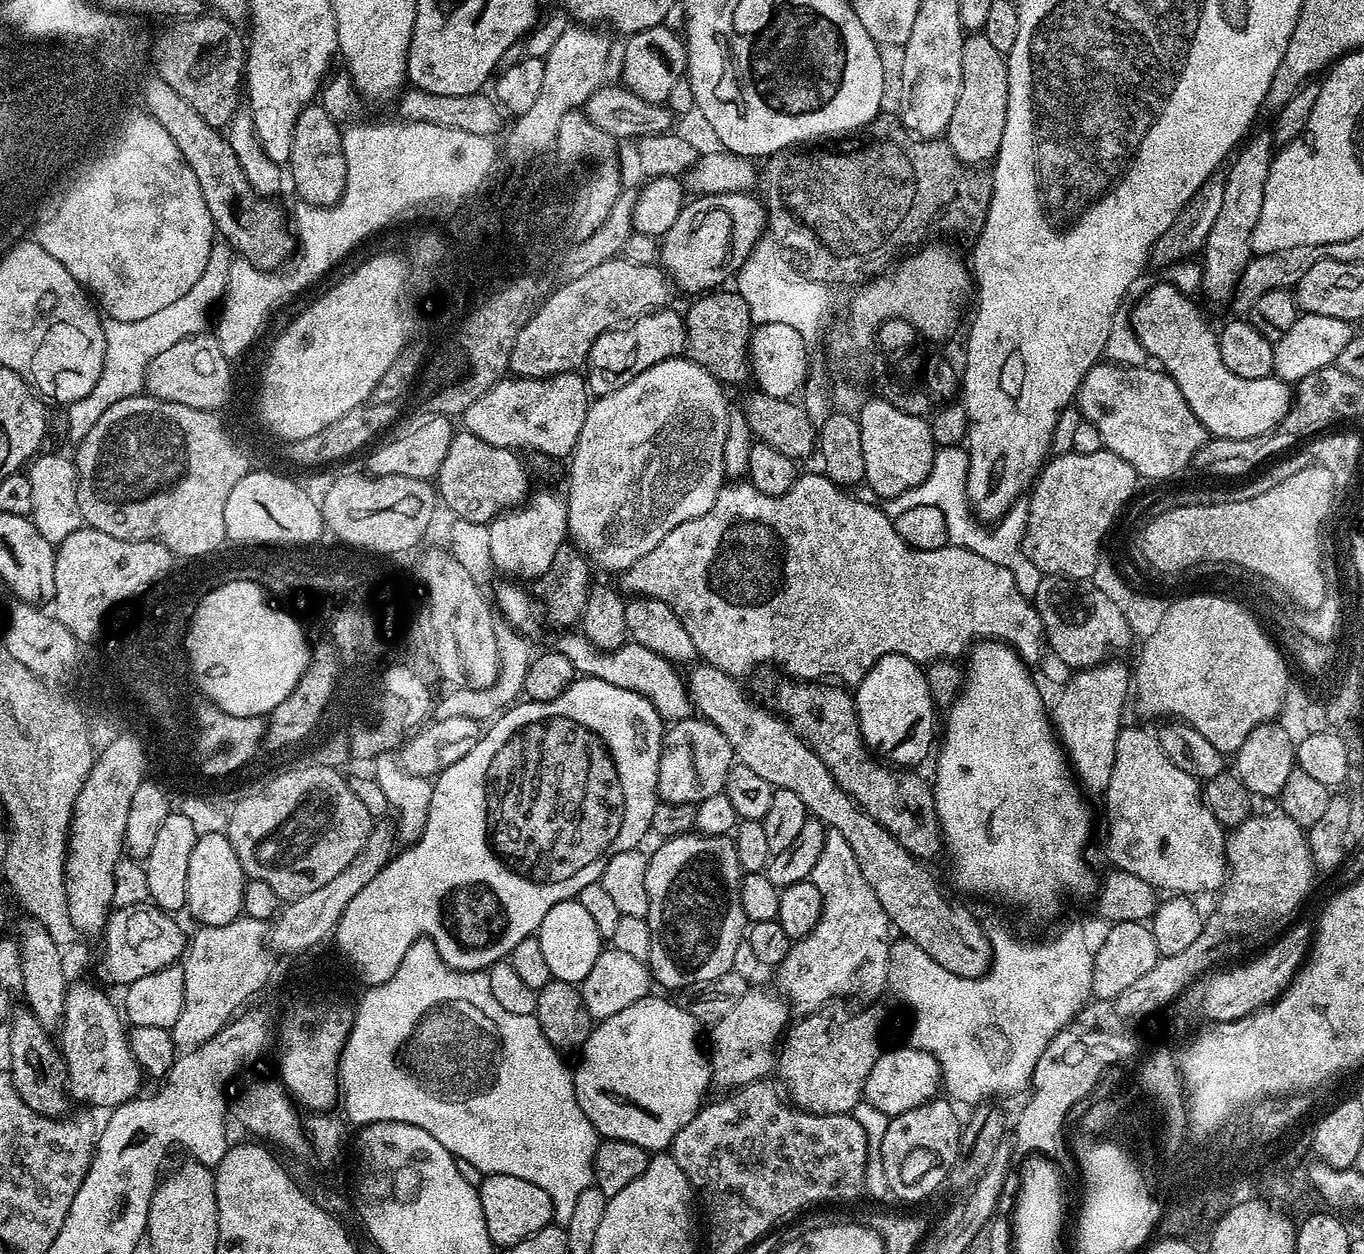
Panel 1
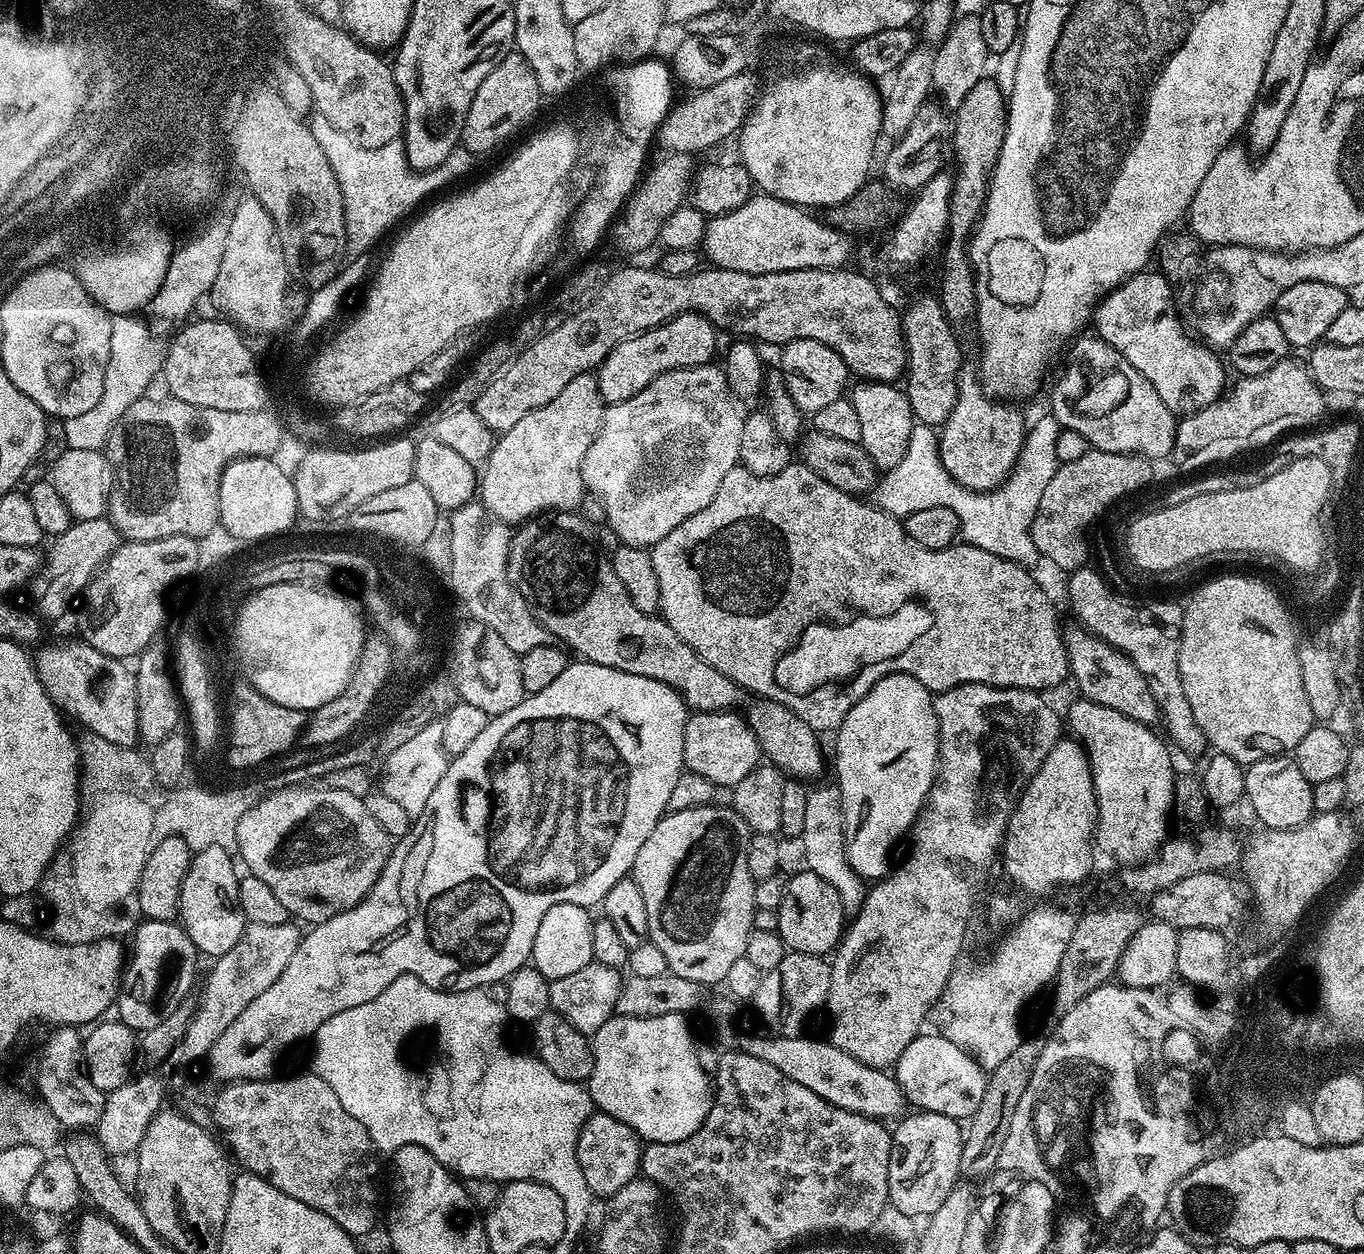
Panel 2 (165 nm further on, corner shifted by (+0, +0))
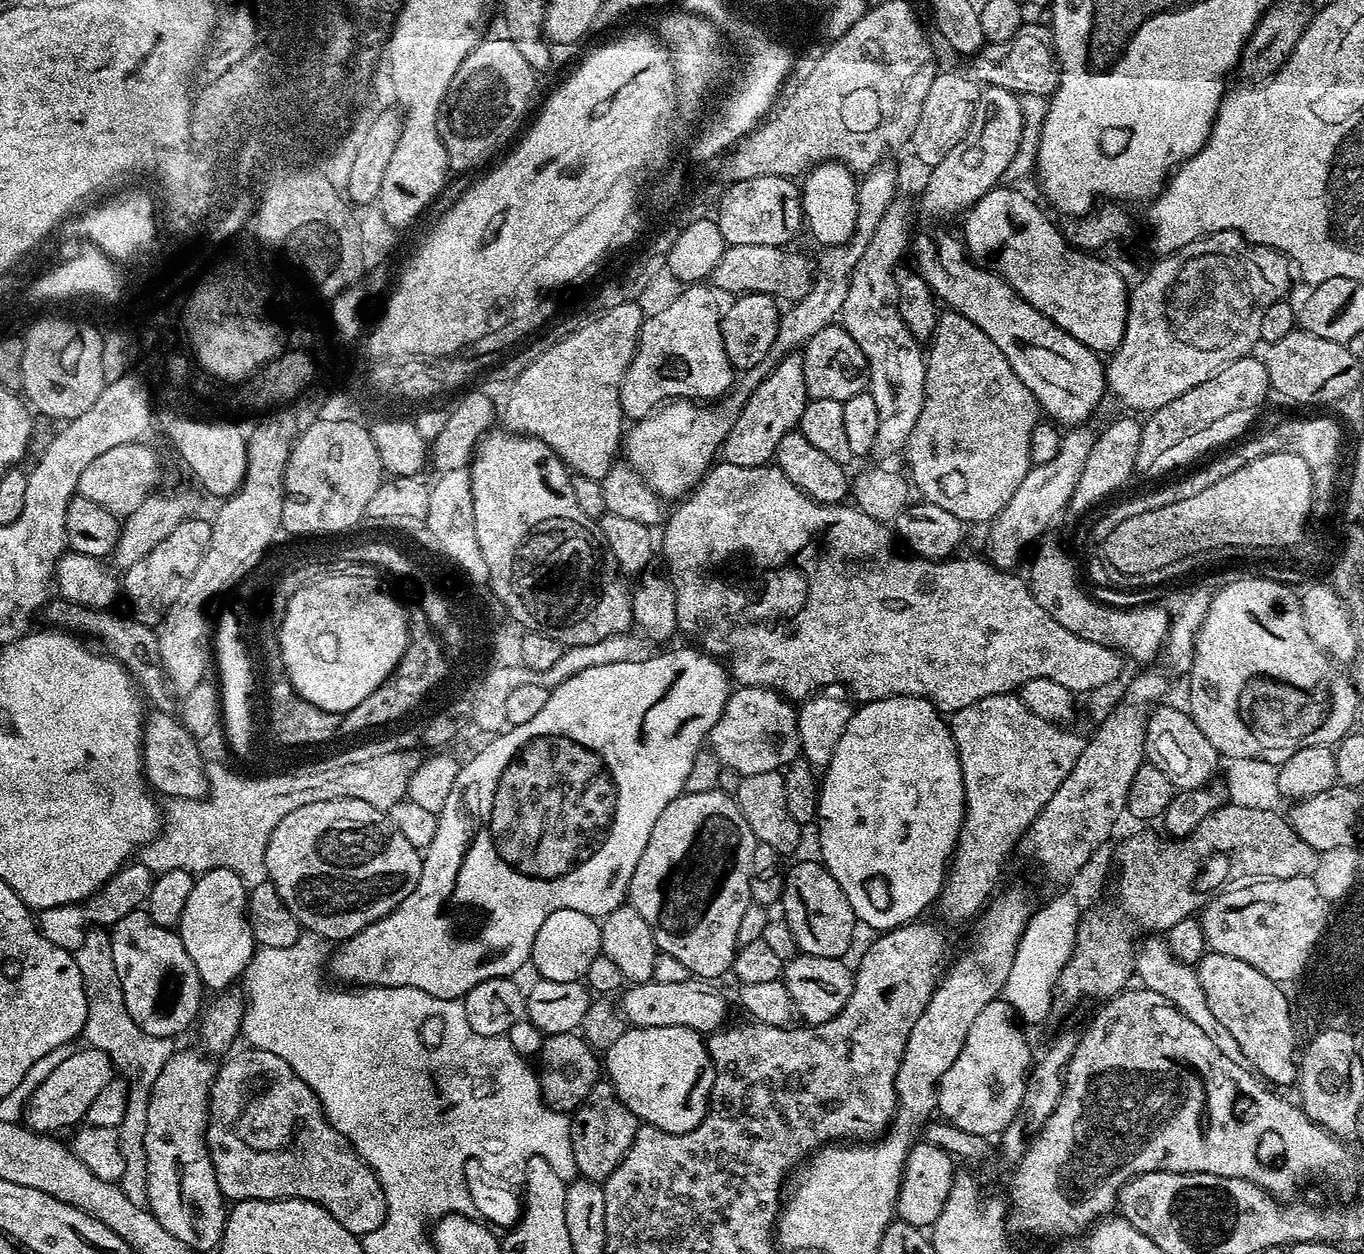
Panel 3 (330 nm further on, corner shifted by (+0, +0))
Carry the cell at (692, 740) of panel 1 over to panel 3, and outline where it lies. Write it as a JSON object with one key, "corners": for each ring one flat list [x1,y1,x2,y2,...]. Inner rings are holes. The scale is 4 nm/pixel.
{"corners":[[737,687,729,695,722,714,709,730,706,737,707,747,716,755,723,767,736,771,740,777,787,769,787,764,792,759,797,759,800,750,796,713,797,709,785,697,770,688]]}

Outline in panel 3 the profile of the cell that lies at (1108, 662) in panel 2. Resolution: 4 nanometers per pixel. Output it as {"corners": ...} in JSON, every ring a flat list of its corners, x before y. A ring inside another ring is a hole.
{"corners":[[1164,702,1147,713,1144,725,1144,754,1147,763,1161,768,1165,775,1174,781,1177,789,1203,788,1216,776,1216,767,1222,764,1222,757,1214,750,1214,746,1210,746,1206,734,1198,730,1191,715,1183,707,1180,708,1171,708,1168,702]]}

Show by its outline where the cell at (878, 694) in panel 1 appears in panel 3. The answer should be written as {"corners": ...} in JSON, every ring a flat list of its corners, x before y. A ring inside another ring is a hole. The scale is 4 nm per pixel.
{"corners":[[891,696,881,700,872,700,868,704,860,704,853,711,846,730,842,730,842,738,838,738,838,746,830,758,828,767,823,769,824,781,818,787,818,799,814,809,816,820,816,840,820,843,819,863,842,886,842,894,846,894,846,902,850,902,850,910,854,910,857,921,868,928,876,928,877,933,889,932,892,928,900,928,911,924,928,907,937,903,939,894,944,888,948,874,948,865,956,850,956,839,964,821,964,783,960,759,956,753,956,743,952,737,949,721,928,700,921,696]]}

